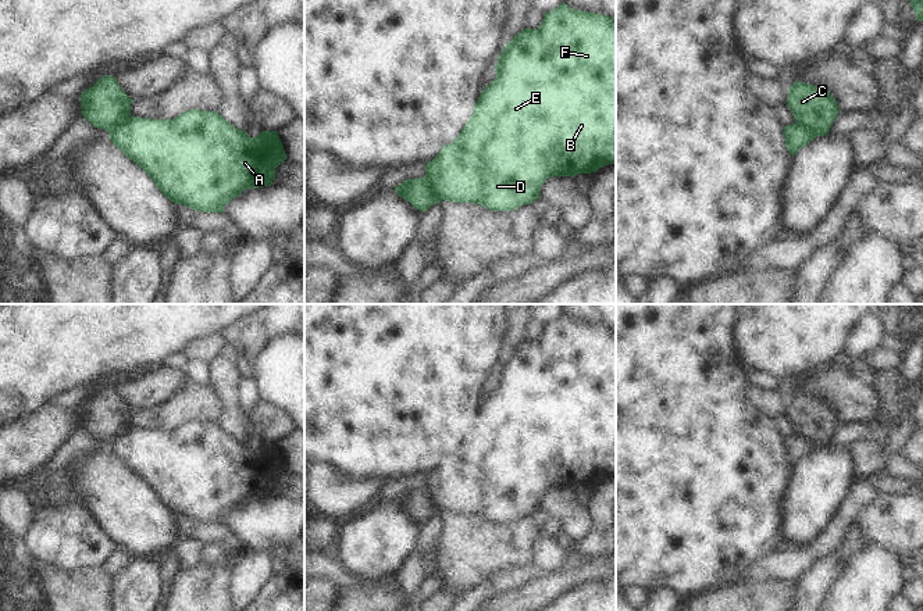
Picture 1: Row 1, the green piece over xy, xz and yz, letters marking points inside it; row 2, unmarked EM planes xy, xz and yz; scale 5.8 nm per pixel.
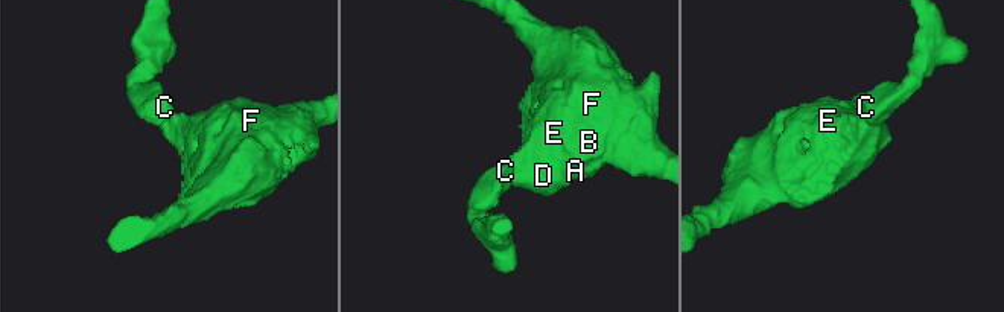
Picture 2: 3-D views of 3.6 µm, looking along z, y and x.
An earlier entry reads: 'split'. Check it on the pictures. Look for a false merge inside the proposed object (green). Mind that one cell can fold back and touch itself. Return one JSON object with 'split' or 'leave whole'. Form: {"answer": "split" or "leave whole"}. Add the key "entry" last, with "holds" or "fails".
{"answer": "split", "entry": "holds"}

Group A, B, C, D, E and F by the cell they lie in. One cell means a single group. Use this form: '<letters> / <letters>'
A B D E F / C

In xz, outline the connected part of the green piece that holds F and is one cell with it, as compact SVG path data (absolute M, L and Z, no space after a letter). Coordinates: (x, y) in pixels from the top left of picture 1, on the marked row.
M562 3L544 14L538 29L525 28L510 43L506 43L499 64L495 65L496 78L484 89L473 107L473 114L452 144L445 144L432 161L427 162L425 178L431 192L439 201L474 203L493 211L513 211L523 204L532 204L541 197L541 186L550 176L574 176L596 172L599 168L616 164L616 17L580 11Z

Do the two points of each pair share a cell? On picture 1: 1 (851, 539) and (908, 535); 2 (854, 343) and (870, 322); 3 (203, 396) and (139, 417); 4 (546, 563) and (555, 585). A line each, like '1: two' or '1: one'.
1: two
2: one
3: one
4: two

